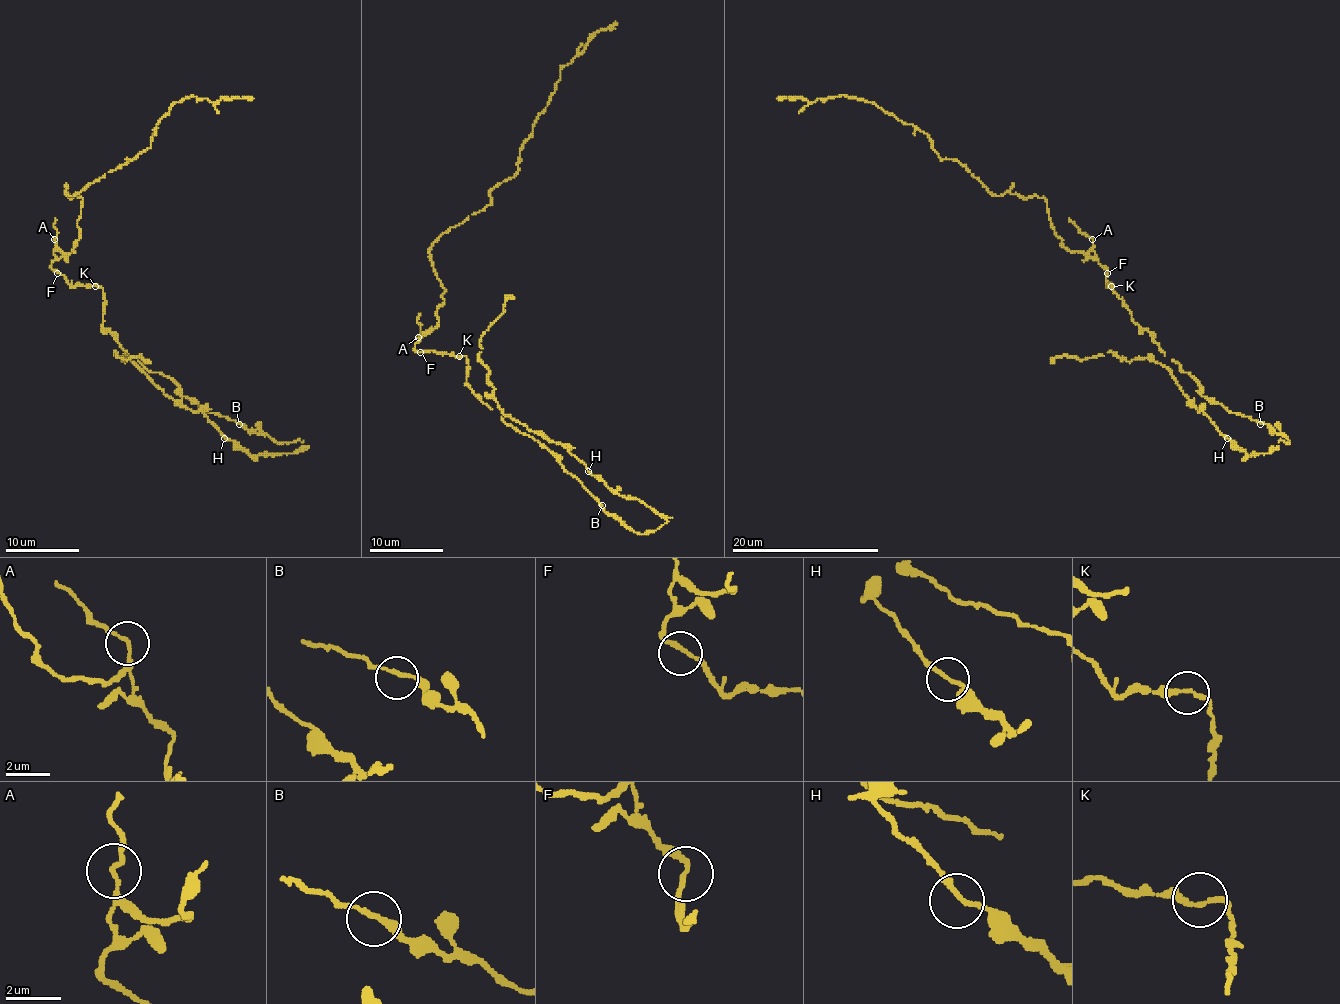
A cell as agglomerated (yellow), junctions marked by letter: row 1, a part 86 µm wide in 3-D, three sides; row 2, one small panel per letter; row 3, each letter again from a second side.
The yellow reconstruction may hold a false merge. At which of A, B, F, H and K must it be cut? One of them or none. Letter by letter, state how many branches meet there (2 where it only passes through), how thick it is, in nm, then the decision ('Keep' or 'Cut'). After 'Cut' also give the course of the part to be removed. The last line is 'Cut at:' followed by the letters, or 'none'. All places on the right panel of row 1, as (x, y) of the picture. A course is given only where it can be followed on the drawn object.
A: Branches: 2. Thickness 150 nm. Keep
B: Branches: 2. Thickness 140 nm. Keep
F: Branches: 2. Thickness 160 nm. Keep
H: Branches: 2. Thickness 140 nm. Keep
K: Branches: 2. Thickness 170 nm. Keep
Cut at: none

